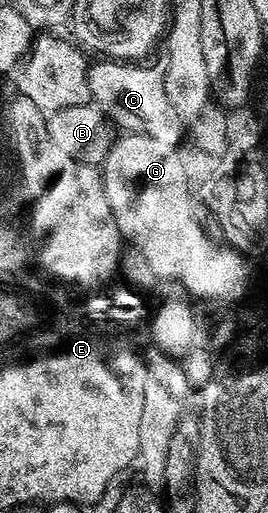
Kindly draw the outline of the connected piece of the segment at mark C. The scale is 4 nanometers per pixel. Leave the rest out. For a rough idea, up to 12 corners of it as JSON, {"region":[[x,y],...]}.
{"region":[[94,61],[92,105],[114,127],[180,143],[165,67]]}

